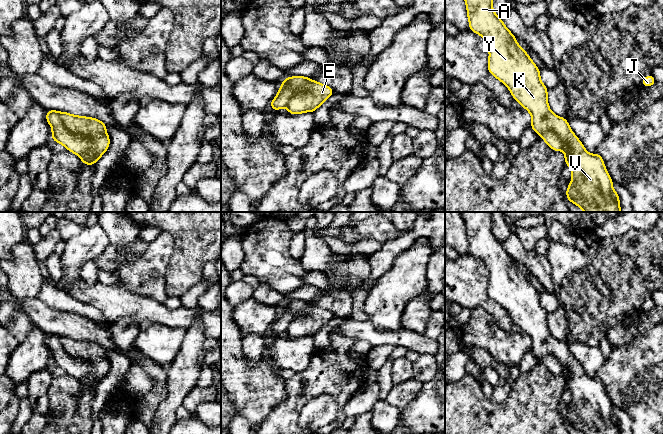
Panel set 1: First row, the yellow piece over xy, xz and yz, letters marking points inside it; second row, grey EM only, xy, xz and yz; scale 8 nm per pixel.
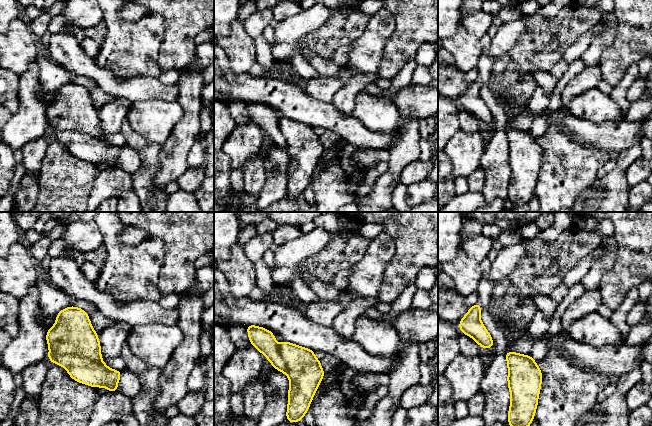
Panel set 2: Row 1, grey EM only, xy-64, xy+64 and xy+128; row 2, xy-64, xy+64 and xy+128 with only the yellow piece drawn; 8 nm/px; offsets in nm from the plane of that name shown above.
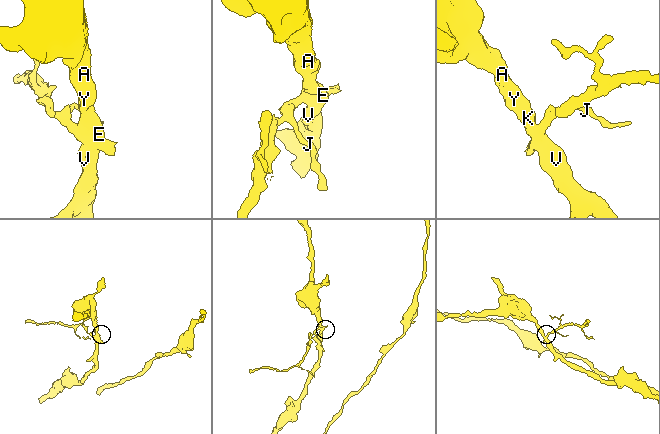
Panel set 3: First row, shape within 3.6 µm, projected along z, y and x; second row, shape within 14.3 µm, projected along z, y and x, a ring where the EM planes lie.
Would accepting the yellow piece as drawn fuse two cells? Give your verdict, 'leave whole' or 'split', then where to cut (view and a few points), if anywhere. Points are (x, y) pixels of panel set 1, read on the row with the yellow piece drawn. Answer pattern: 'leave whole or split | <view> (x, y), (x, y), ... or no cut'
split | xy (58, 112), (68, 130), (90, 138), (90, 148), (84, 155)

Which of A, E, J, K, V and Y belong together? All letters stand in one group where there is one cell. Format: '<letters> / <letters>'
A E K V Y / J

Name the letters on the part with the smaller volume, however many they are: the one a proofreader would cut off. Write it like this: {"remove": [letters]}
{"remove": ["J"]}

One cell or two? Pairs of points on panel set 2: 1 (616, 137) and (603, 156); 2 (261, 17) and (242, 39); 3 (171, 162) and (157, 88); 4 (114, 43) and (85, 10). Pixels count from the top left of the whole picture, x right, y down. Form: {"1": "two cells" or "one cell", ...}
{"1": "two cells", "2": "two cells", "3": "two cells", "4": "two cells"}

